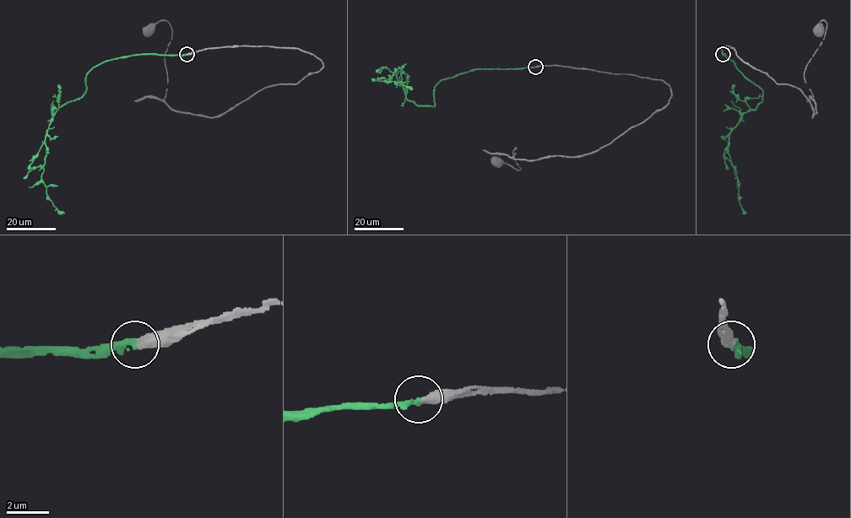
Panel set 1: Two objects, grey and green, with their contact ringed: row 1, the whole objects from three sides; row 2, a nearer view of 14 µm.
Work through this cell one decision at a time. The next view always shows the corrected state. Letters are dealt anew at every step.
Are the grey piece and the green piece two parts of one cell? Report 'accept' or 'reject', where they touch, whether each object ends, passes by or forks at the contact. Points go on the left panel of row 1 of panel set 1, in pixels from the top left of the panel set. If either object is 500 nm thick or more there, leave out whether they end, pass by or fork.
accept; at (187, 54); grey ends there; green ends there

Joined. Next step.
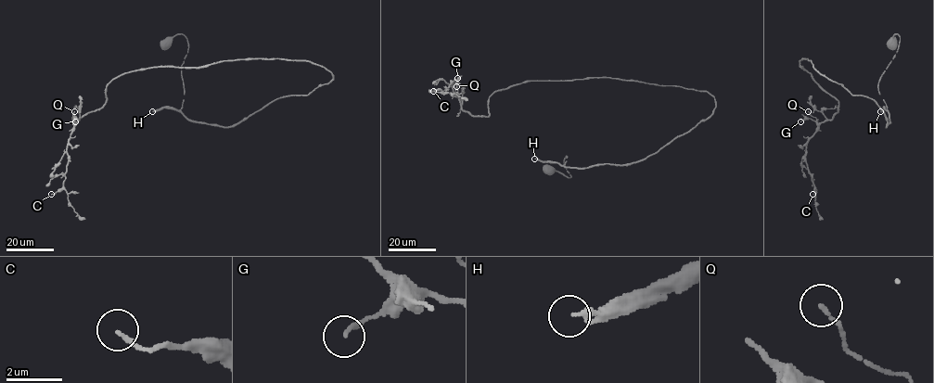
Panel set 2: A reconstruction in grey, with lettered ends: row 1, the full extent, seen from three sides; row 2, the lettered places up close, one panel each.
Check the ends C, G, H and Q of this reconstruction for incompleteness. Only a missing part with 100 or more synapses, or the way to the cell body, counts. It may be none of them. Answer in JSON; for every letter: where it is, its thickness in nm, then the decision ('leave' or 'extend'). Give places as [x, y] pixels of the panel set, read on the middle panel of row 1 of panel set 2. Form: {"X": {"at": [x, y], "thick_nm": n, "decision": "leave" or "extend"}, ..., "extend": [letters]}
{"C": {"at": [433, 91], "thick_nm": 130, "decision": "leave"}, "G": {"at": [457, 78], "thick_nm": 150, "decision": "leave"}, "H": {"at": [534, 159], "thick_nm": 190, "decision": "extend"}, "Q": {"at": [456, 86], "thick_nm": 130, "decision": "leave"}, "extend": ["H"]}

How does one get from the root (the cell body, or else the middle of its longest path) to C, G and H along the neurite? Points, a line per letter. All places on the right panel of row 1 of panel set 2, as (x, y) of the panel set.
C: (892, 43), (897, 34), (878, 84), (886, 127), (872, 98), (799, 61), (838, 102), (807, 143), (812, 194)
G: (892, 43), (897, 34), (878, 84), (886, 127), (872, 98), (808, 58), (799, 65), (838, 110), (800, 121)
H: (892, 43), (895, 41), (893, 36), (897, 34), (900, 36), (897, 52), (878, 84), (887, 108), (880, 111)

